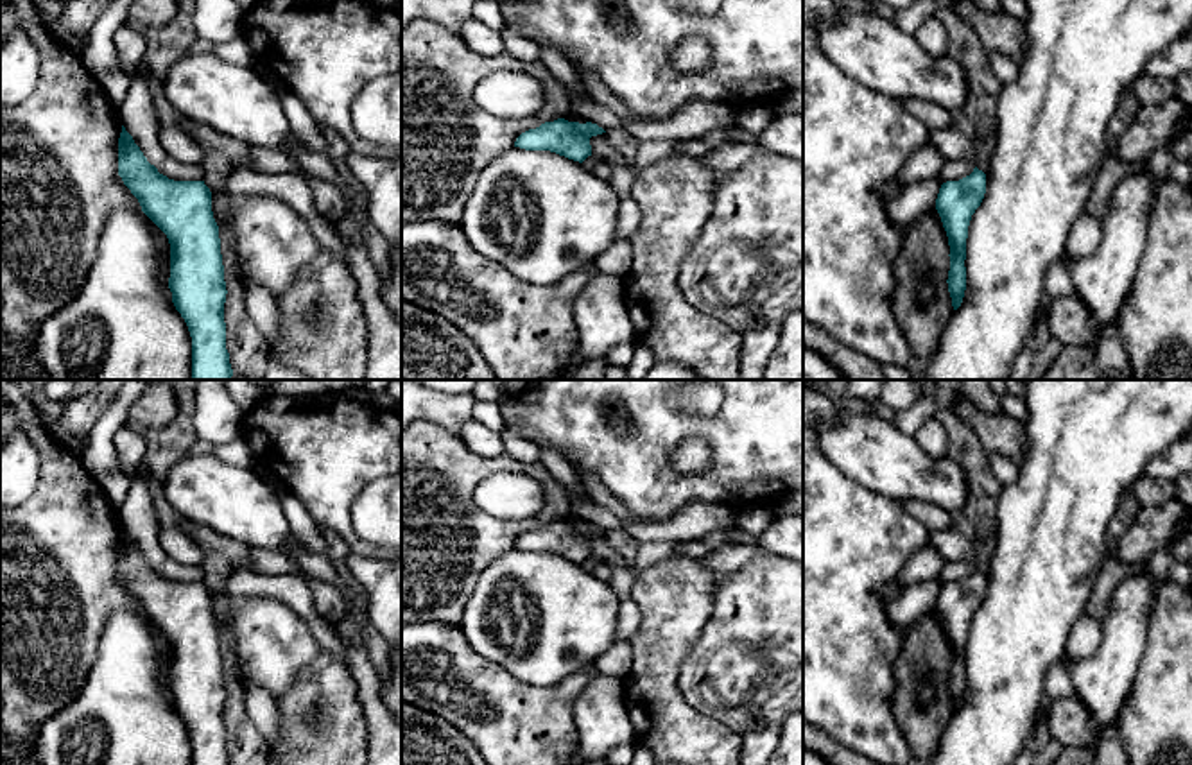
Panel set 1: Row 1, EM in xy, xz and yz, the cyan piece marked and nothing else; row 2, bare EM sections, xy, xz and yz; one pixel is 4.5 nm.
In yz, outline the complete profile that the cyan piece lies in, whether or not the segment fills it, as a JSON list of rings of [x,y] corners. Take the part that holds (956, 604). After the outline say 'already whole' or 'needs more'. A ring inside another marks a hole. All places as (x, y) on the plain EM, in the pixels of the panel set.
[[[975,568],[970,577],[959,582],[943,584],[936,600],[936,611],[950,647],[950,672],[946,684],[954,711],[961,708],[966,692],[964,661],[968,627],[972,616],[980,607],[984,595],[986,575]]]; already whole

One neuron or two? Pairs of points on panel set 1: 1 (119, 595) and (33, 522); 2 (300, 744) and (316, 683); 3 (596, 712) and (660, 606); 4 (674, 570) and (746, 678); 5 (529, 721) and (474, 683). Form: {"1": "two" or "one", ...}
{"1": "one", "2": "one", "3": "two", "4": "two", "5": "one"}

